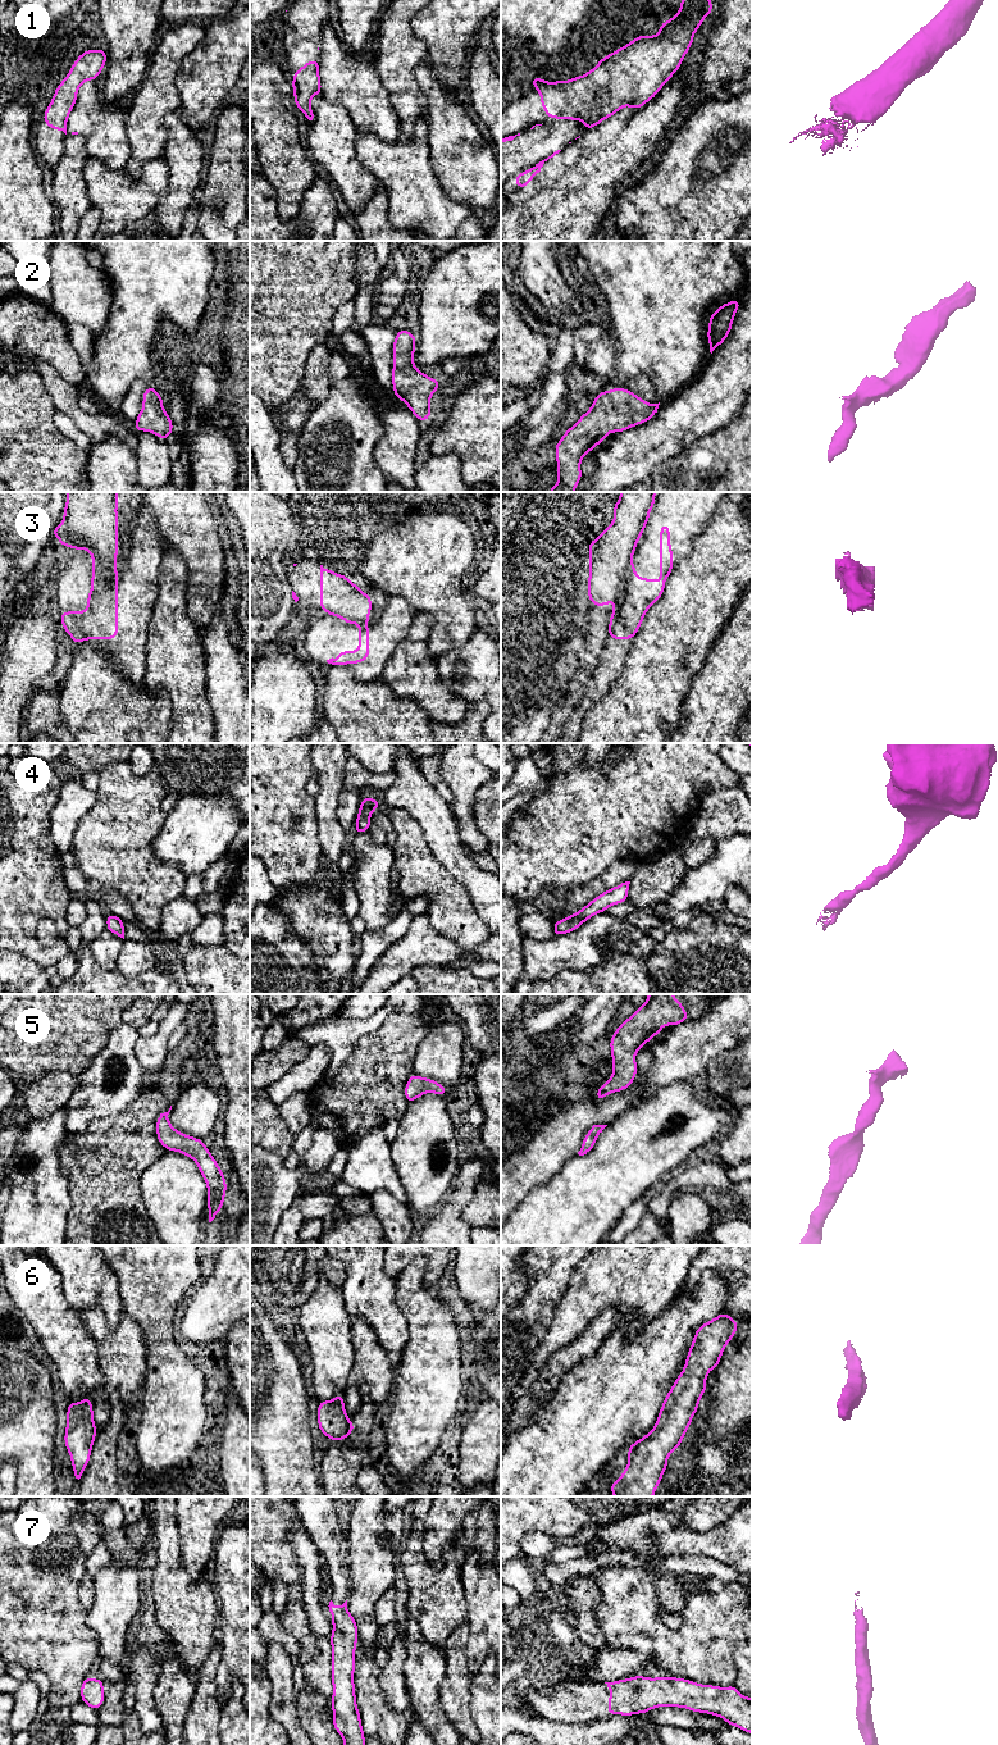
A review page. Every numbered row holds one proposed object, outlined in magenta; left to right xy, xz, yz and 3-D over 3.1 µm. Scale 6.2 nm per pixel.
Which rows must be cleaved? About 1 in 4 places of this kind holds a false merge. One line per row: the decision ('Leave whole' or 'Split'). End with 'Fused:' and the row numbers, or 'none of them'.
1: Leave whole
2: Leave whole
3: Split
4: Leave whole
5: Leave whole
6: Leave whole
7: Leave whole
Fused: 3

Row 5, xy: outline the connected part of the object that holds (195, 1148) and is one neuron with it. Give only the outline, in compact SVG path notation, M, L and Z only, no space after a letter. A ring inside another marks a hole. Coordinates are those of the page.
M172 1106L156 1118L156 1138L165 1151L179 1152L196 1162L208 1186L206 1204L211 1222L224 1204L227 1180L202 1139L186 1135L170 1125L168 1117L170 1110Z

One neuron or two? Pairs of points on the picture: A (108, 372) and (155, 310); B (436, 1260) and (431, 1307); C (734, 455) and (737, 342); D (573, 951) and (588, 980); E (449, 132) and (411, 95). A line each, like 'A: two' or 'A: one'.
A: one
B: two
C: two
D: two
E: two

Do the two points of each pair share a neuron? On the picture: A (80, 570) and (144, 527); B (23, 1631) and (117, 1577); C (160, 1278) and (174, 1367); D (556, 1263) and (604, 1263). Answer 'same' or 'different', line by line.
A: same
B: different
C: same
D: different

